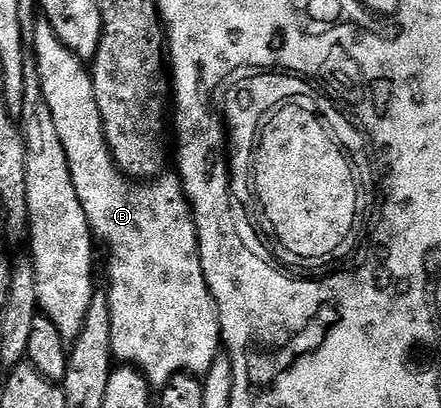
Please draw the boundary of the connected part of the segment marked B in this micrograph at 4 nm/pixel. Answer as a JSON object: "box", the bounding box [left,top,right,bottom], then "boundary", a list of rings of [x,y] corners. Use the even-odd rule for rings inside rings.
{"box":[32,20,222,388],"boundary":[[[45,20],[39,21],[35,25],[32,43],[34,43],[32,55],[39,70],[40,88],[43,89],[43,98],[48,104],[49,111],[52,112],[52,119],[53,123],[56,124],[57,135],[60,136],[60,142],[63,144],[64,153],[67,156],[72,185],[76,188],[76,197],[80,200],[84,215],[87,216],[87,222],[90,225],[93,237],[99,243],[102,241],[106,245],[106,258],[110,261],[110,267],[106,270],[107,286],[106,291],[104,291],[104,297],[110,309],[112,352],[115,359],[119,363],[136,367],[144,375],[151,387],[154,388],[168,385],[178,374],[205,376],[212,368],[214,359],[219,357],[220,347],[222,346],[222,329],[218,323],[218,310],[214,306],[210,289],[204,280],[202,261],[198,255],[198,233],[196,232],[196,224],[194,223],[194,212],[186,200],[186,193],[182,188],[181,179],[176,176],[171,176],[171,178],[159,176],[153,180],[131,180],[127,178],[115,164],[114,157],[110,155],[110,149],[106,144],[104,128],[100,120],[100,108],[96,108],[96,92],[92,88],[92,80],[90,79],[90,71],[87,65],[79,61],[70,50],[64,48],[64,44],[60,44],[56,32],[52,32],[52,28]]]}

